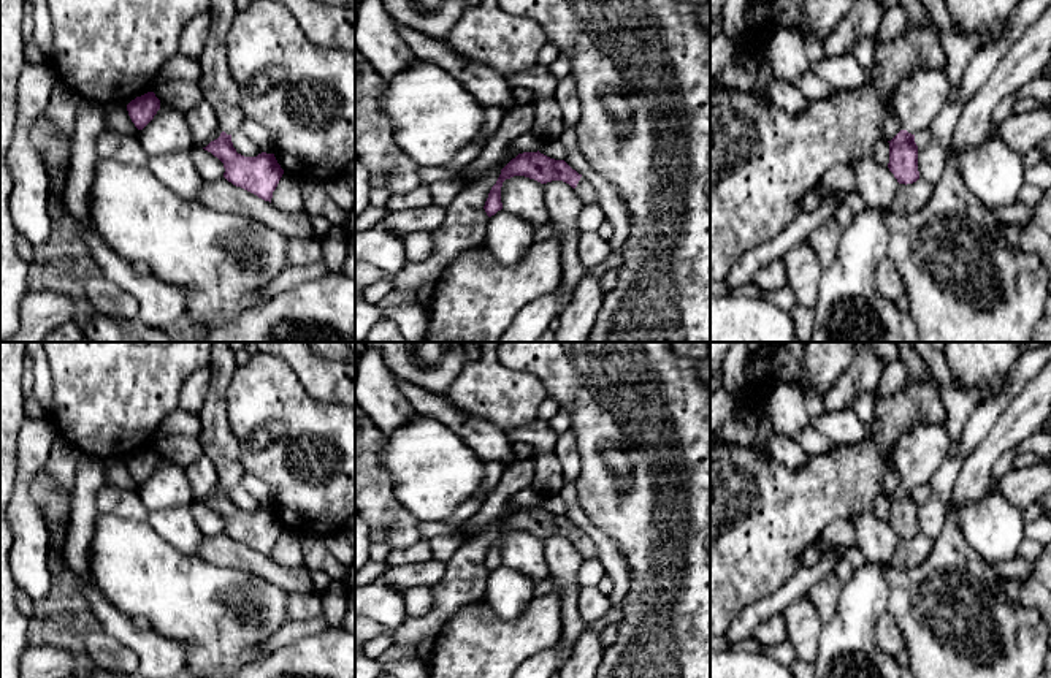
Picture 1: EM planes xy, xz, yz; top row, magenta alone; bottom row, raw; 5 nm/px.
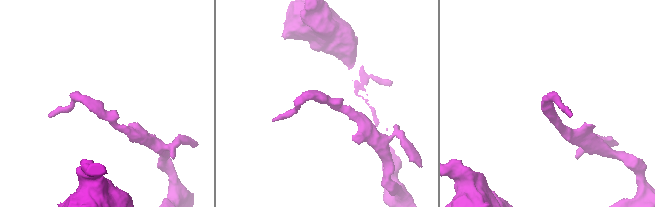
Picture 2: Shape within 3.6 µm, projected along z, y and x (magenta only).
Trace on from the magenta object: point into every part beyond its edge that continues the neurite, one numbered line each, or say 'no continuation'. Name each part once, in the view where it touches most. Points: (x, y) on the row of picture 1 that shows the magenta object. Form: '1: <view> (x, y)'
1: xz (585, 190)

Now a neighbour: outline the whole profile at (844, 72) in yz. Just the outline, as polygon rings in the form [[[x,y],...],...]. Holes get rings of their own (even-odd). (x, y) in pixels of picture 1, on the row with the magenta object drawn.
[[[850,54],[824,55],[818,63],[810,65],[808,70],[839,90],[861,90],[870,82],[867,68],[861,67]]]

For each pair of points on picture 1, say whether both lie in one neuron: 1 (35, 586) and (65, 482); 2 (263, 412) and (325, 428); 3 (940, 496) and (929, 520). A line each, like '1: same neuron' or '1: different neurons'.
1: different neurons
2: same neuron
3: same neuron

